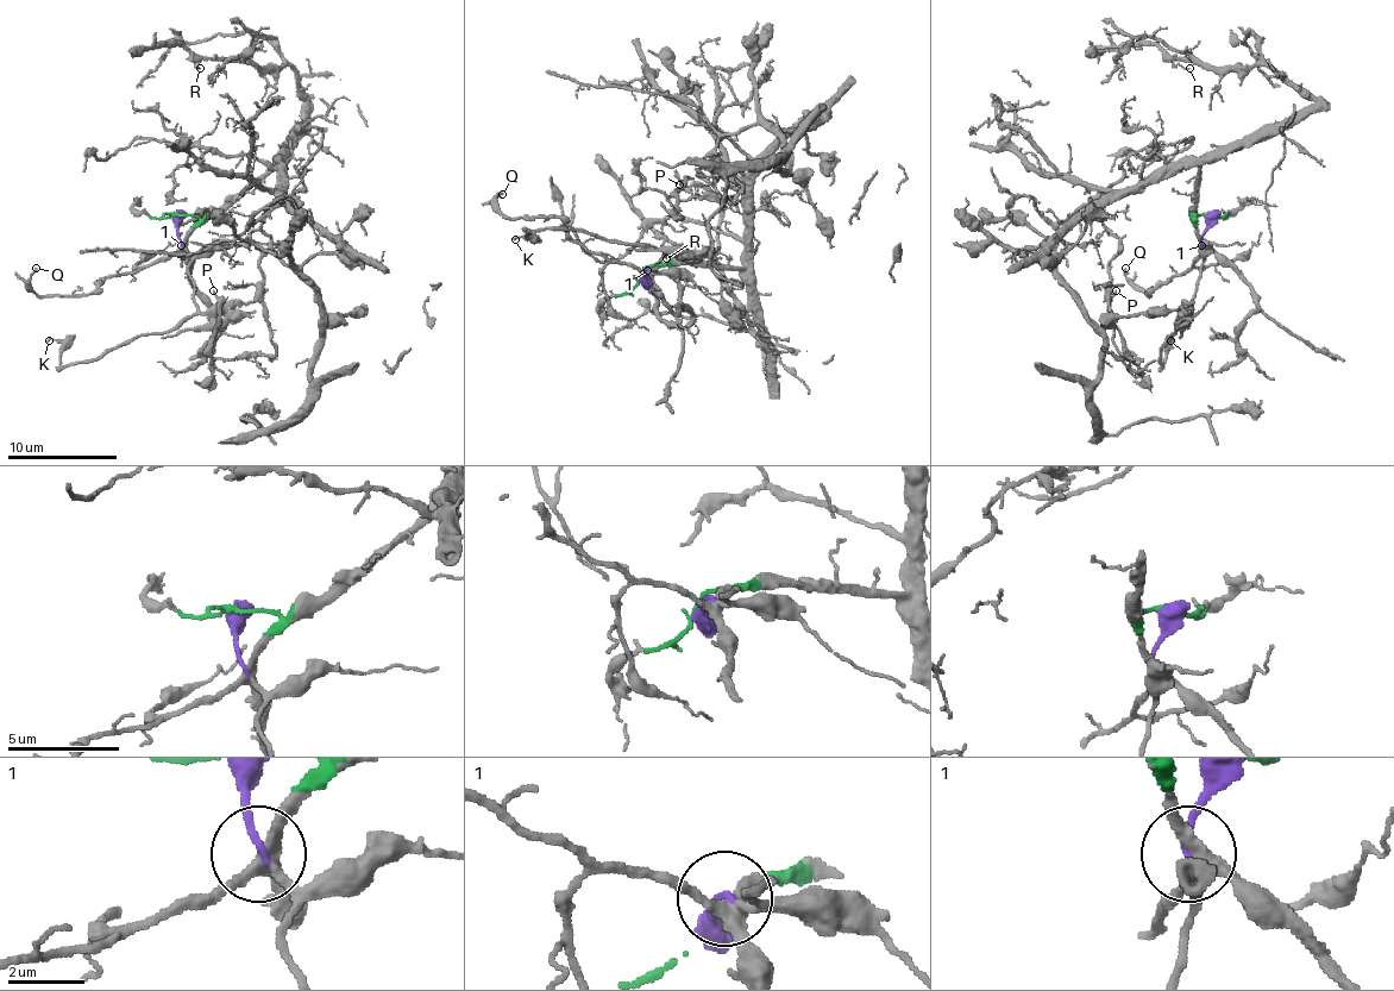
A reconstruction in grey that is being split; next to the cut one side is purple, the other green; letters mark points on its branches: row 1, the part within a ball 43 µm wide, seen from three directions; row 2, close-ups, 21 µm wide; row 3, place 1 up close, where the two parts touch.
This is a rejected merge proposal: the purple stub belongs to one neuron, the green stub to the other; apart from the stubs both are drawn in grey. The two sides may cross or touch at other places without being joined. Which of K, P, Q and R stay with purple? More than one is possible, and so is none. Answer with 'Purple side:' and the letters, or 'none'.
Purple side: K

